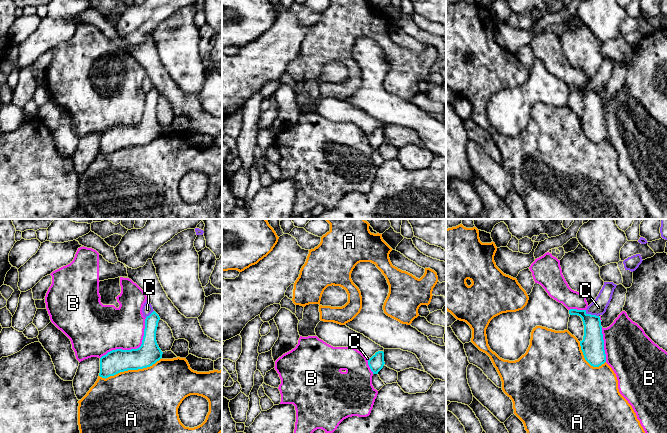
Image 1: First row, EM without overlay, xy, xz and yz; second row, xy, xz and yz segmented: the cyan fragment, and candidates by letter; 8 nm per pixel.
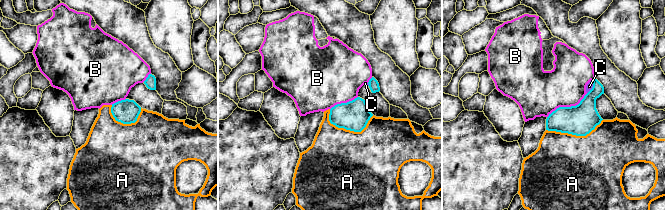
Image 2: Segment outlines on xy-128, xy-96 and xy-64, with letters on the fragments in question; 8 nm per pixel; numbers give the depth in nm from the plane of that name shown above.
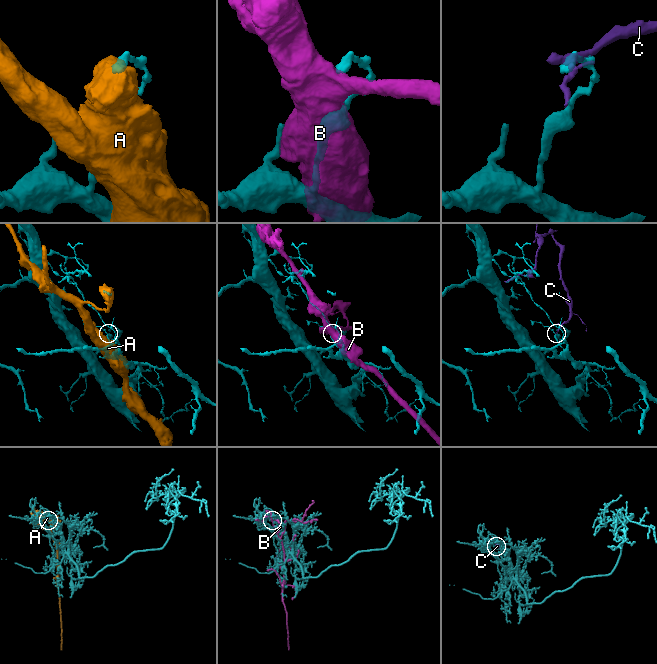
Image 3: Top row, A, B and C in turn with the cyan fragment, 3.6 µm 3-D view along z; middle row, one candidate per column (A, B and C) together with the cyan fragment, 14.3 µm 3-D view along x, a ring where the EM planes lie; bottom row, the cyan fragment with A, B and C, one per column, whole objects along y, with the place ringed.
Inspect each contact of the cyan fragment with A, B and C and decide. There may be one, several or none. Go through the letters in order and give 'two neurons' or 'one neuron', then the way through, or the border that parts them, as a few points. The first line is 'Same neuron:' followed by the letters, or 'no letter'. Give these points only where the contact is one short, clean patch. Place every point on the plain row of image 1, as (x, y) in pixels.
Same neuron: no letter
A: two neurons
B: two neurons
C: two neurons; border along yz (585, 86), (587, 89), (598, 92)

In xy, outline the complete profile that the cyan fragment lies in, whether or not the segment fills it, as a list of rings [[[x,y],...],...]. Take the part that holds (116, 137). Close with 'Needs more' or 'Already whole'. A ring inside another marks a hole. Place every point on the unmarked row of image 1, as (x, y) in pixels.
[[[155,87],[146,93],[144,112],[139,124],[116,125],[102,132],[99,152],[106,155],[120,148],[150,143],[159,137],[163,130],[156,117],[159,96],[160,93]]]. Already whole

